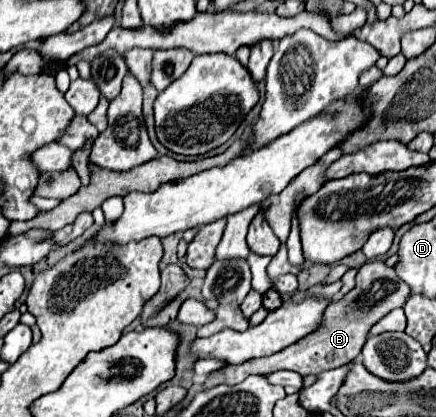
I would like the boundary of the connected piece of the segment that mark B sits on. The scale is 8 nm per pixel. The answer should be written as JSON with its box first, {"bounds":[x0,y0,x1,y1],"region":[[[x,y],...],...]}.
{"bounds":[204,261,410,389],"region":[[[382,261],[364,263],[356,275],[356,287],[348,295],[344,295],[342,299],[332,301],[328,305],[328,309],[324,313],[324,323],[318,331],[306,335],[298,343],[294,343],[294,345],[290,345],[270,357],[250,359],[248,363],[228,365],[220,371],[214,371],[208,375],[204,387],[208,389],[208,387],[214,387],[220,383],[236,385],[236,383],[242,383],[248,375],[266,375],[266,373],[274,373],[280,369],[290,369],[300,375],[310,375],[310,373],[318,375],[328,369],[348,365],[360,355],[360,349],[366,343],[366,335],[368,335],[370,327],[376,321],[380,321],[384,315],[388,315],[392,309],[402,307],[408,297],[410,297],[410,287],[396,275],[394,269],[386,267]]]}

